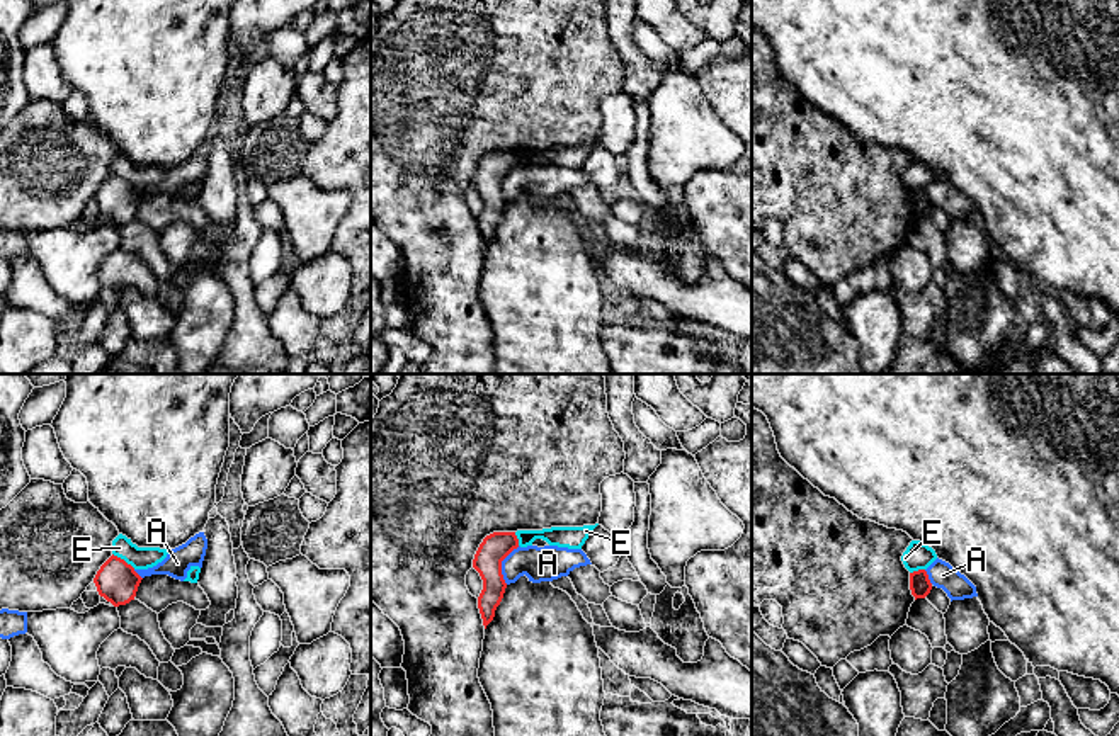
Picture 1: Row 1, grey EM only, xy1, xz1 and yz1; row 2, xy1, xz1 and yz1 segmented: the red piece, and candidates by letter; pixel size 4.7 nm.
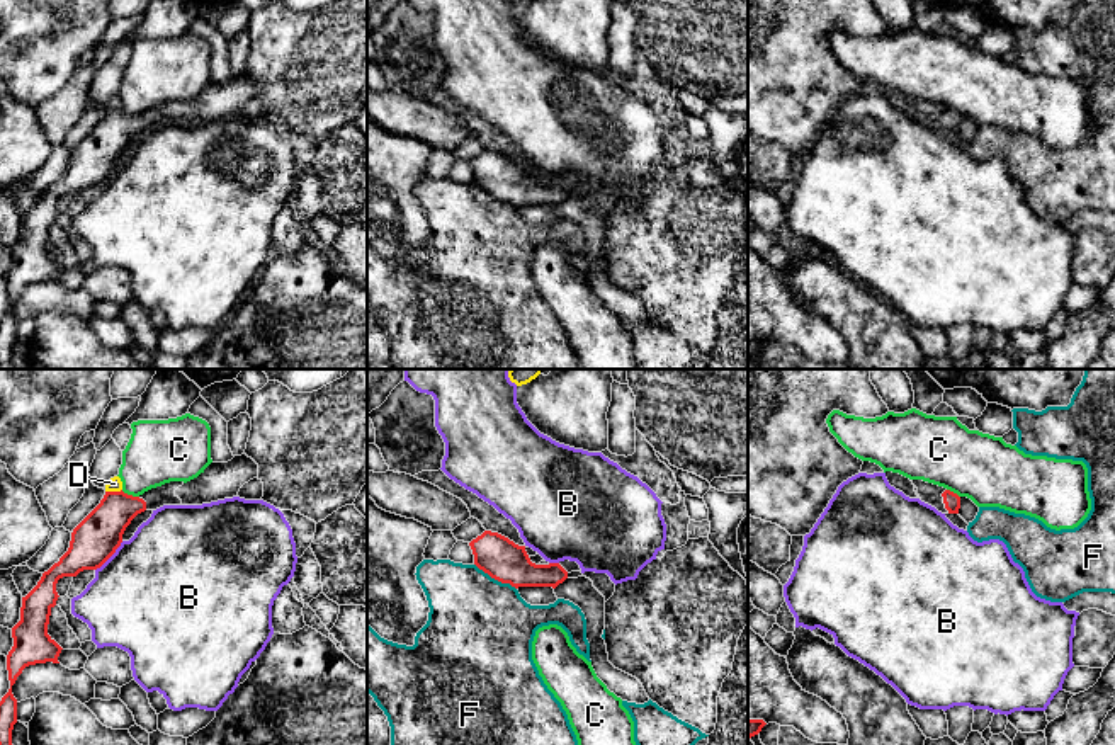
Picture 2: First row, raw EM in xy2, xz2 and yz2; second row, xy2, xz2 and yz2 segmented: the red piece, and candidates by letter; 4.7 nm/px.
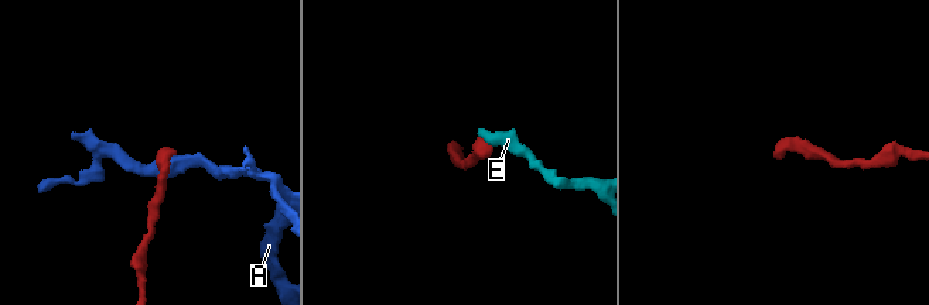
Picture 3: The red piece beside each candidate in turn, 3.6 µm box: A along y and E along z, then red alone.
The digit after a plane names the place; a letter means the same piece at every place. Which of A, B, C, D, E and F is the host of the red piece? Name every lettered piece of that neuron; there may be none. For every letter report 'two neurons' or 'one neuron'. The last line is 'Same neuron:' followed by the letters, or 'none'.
A: two neurons
B: two neurons
C: two neurons
D: two neurons
E: two neurons
F: two neurons
Same neuron: none

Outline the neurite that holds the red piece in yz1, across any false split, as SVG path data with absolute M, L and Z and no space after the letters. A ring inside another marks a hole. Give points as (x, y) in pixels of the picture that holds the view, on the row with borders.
M925 569L910 573L910 590L915 600L925 598L930 593L932 583Z

